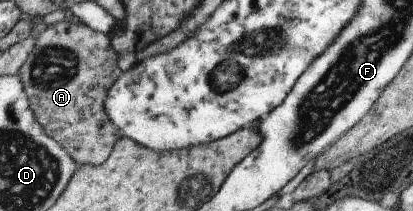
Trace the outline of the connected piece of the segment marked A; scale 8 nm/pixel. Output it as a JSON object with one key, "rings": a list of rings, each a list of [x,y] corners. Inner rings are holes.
{"rings":[[[63,19],[46,25],[34,40],[32,50],[26,55],[26,60],[17,72],[27,96],[29,109],[42,130],[55,140],[78,166],[101,165],[110,156],[113,144],[122,138],[103,107],[107,90],[121,75],[116,65],[115,52],[109,48],[108,36],[86,25],[72,24]]]}

